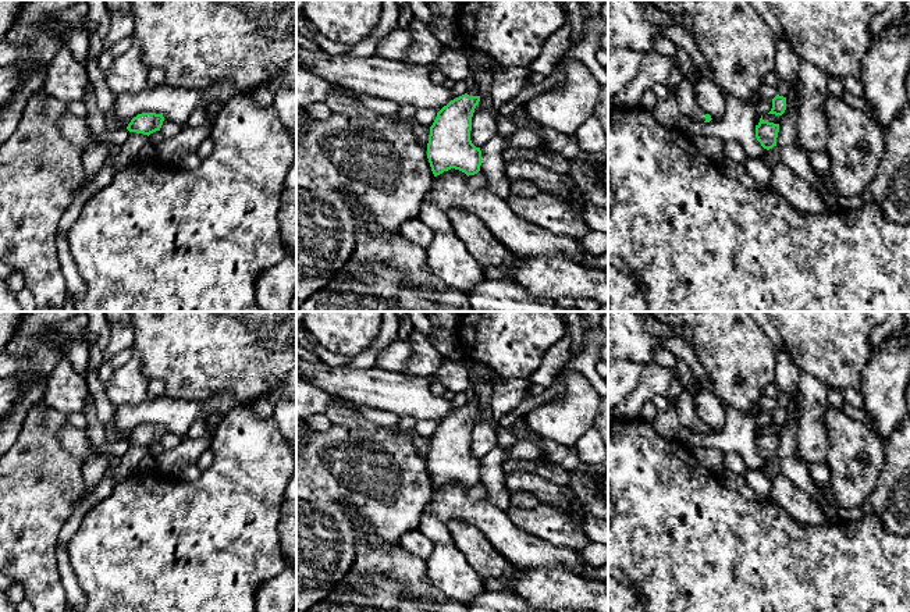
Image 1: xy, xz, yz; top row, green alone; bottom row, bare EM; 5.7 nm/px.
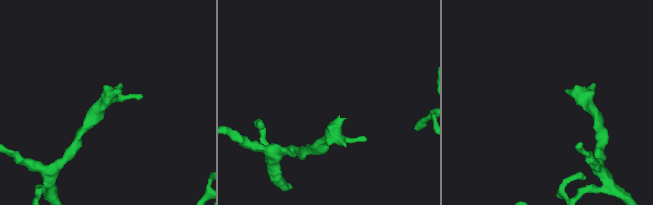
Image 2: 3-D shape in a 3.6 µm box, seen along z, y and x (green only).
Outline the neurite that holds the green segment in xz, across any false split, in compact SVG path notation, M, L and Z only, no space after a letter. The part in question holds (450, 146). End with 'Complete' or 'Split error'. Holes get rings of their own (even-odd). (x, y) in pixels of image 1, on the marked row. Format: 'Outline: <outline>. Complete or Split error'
Outline: M477 86L444 106L430 127L427 159L434 177L451 168L468 177L480 171L481 150L470 140L472 117L480 102Z. Split error

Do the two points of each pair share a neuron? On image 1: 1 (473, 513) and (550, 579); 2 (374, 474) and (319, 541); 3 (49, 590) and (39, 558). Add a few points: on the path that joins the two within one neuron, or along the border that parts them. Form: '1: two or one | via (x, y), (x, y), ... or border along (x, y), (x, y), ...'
1: two | border along (505, 559), (516, 566), (564, 566), (567, 569)
2: one | via (374, 493), (337, 530)
3: one | via (42, 582), (39, 566)

